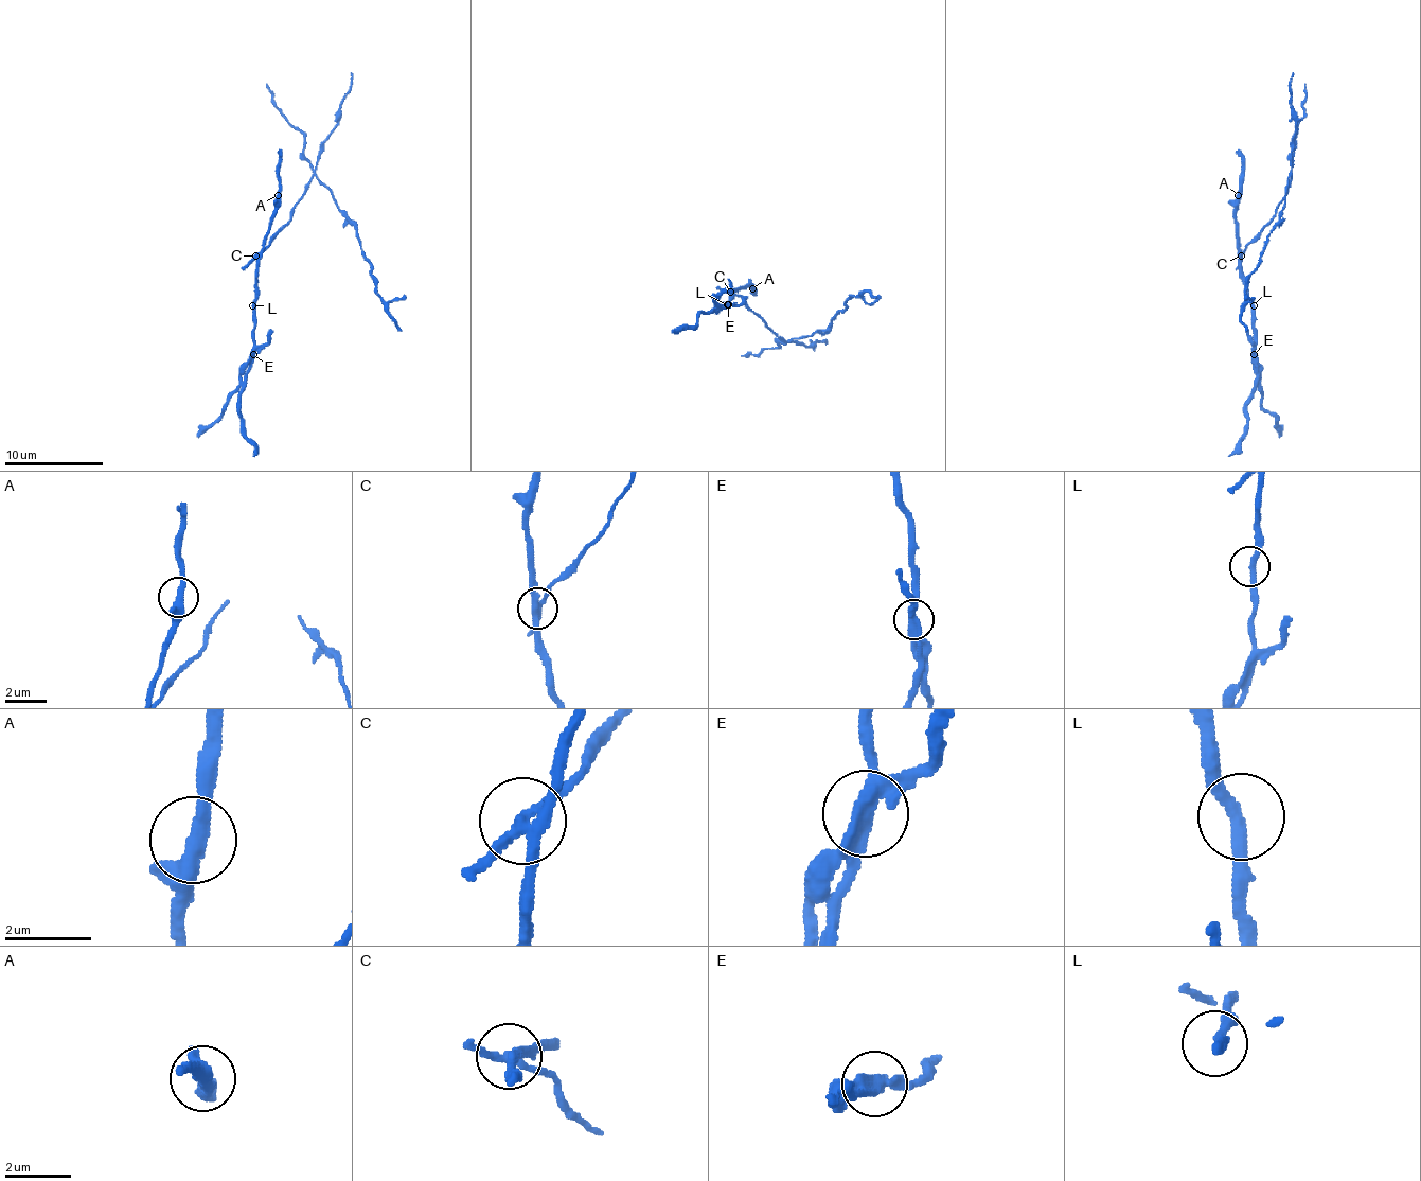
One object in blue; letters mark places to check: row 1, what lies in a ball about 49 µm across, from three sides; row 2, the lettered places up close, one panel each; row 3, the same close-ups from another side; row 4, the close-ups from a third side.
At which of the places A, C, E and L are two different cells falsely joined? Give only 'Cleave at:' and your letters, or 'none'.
Cleave at: C, E

